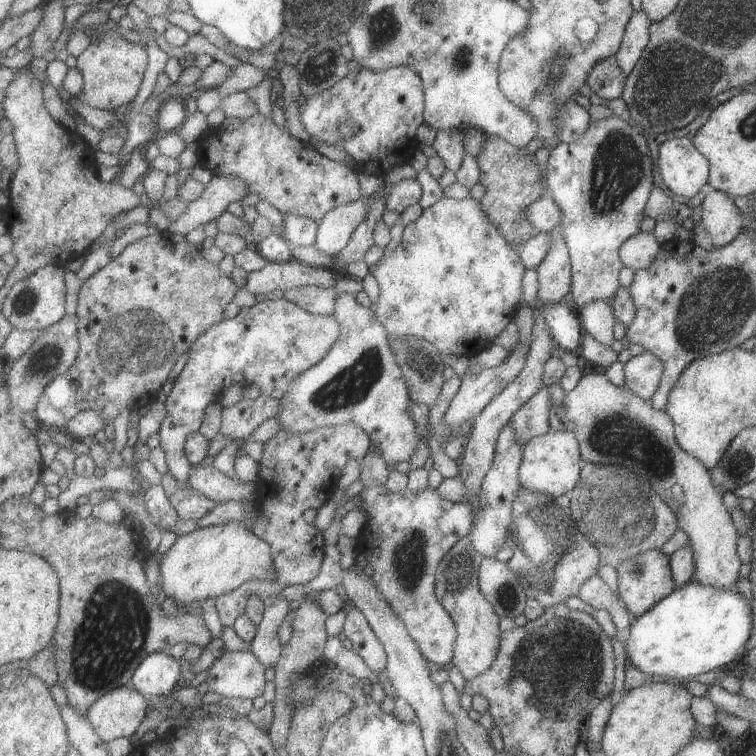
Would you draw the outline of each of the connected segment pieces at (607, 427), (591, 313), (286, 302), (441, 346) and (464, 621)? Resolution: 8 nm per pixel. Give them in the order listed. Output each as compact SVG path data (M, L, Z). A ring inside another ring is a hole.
M590 372L582 376L572 390L564 392L561 402L551 404L547 420L551 431L569 430L576 436L583 460L597 464L619 464L649 483L655 494L675 513L678 529L688 538L694 560L693 579L708 587L737 592L735 582L741 578L738 575L740 558L736 553L739 534L723 504L722 492L715 488L708 470L696 458L679 448L671 417L665 411L655 410L650 399L643 400L625 387L611 384L603 373Z
M591 301L576 312L583 333L589 333L592 339L603 346L612 347L615 342L613 324L617 320L613 316L609 301Z
M285 297L277 298L275 301L263 299L254 307L243 307L233 318L223 319L203 331L190 348L185 368L178 376L165 404L167 416L159 429L159 435L160 446L165 452L169 467L168 471L180 482L189 483L191 471L195 466L186 455L187 439L200 430L206 417L207 407L219 398L223 398L229 386L233 384L245 386L245 382L249 382L250 385L256 384L262 394L280 401L288 395L299 375L309 371L326 358L341 334L342 326L334 314L323 315L310 312Z
M448 197L424 209L416 221L406 226L401 244L371 268L380 289L376 312L386 326L389 340L397 344L404 336L411 335L433 344L442 354L455 356L461 353L473 356L490 346L503 330L501 318L514 318L515 305L521 299L525 269L519 255L484 214L479 201Z
M468 535L459 539L447 551L436 574L436 592L457 629L450 664L459 669L464 680L476 677L494 662L498 654L497 644L501 638L497 626L498 613L494 611L490 601L483 596L478 585L478 568L481 562L482 556L476 552Z

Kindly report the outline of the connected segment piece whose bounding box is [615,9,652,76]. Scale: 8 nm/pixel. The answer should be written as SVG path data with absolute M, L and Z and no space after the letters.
M642 9L632 11L620 40L620 47L615 54L617 64L624 76L629 74L633 65L638 61L641 51L645 48L651 23L652 21L647 18Z

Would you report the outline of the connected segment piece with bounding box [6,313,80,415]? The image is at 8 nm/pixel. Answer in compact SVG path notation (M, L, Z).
M75 313L73 315L67 314L67 316L58 323L41 330L41 336L34 342L34 345L29 352L17 359L12 364L11 370L8 372L6 380L7 393L11 399L11 411L22 414L28 412L29 414L35 414L35 410L38 407L39 399L45 392L46 388L55 380L55 378L63 376L78 359L80 353L80 336L79 336L79 317Z

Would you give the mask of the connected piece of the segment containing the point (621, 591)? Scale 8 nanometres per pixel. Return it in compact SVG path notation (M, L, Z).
M649 549L631 558L619 560L614 566L616 572L617 597L624 604L625 610L636 617L659 602L676 588L669 570L669 555L660 549Z

